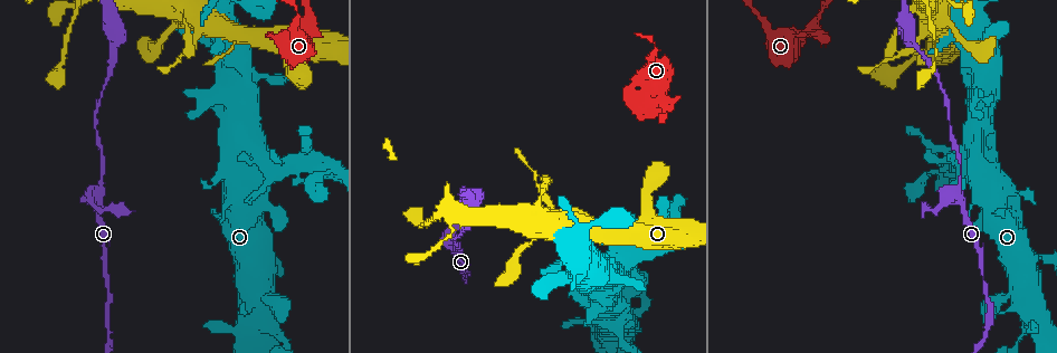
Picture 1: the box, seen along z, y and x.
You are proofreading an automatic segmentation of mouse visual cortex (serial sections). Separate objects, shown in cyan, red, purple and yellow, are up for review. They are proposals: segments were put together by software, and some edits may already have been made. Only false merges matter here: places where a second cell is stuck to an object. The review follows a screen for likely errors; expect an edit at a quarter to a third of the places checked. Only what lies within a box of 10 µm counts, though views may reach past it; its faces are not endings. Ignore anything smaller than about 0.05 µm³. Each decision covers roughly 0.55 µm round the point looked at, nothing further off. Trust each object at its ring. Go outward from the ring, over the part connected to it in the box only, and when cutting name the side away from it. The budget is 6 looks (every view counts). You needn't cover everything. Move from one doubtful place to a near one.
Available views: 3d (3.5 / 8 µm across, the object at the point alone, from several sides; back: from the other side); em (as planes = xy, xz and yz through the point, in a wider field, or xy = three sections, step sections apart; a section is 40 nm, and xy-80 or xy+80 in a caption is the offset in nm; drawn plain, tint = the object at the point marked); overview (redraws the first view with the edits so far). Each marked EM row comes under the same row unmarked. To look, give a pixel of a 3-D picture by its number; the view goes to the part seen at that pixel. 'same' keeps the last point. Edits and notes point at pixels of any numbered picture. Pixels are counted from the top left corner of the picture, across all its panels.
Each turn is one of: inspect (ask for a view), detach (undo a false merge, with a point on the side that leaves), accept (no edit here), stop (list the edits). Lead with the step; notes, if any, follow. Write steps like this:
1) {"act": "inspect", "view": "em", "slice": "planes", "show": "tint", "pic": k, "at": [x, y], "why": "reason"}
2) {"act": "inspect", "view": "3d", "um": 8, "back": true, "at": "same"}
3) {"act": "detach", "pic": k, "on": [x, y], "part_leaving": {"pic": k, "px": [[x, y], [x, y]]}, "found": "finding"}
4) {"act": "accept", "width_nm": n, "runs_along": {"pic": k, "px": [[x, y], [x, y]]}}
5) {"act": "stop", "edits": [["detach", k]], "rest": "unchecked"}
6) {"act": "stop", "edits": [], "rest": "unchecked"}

{"act": "inspect", "view": "3d", "um": 8, "pic": 1, "at": [814, 26], "why": "calibre changes"}

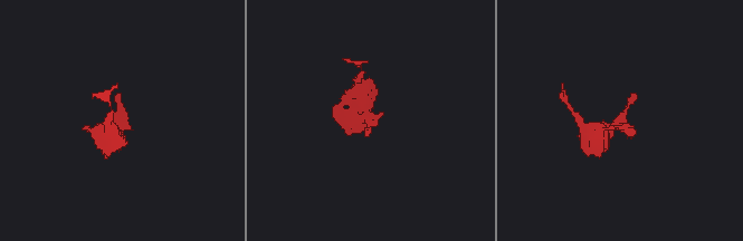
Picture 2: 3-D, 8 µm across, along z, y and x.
{"act": "inspect", "view": "3d", "um": 3.5, "at": "same"}

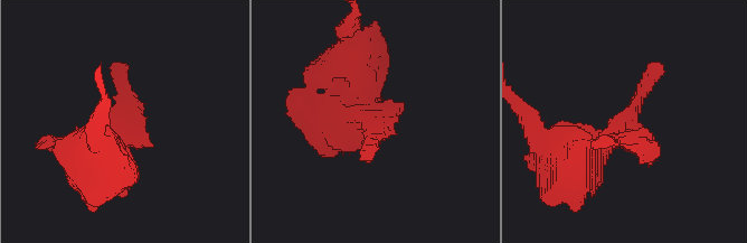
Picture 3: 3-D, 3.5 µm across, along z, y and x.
{"act": "inspect", "view": "em", "slice": "planes", "show": "tint", "pic": 3, "at": [627, 125]}

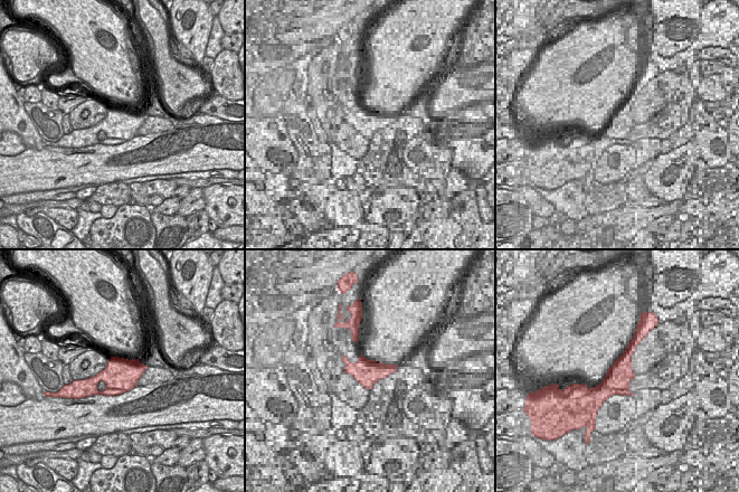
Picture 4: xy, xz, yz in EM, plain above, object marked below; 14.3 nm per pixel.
{"act": "detach", "pic": 3, "on": [362, 141], "found": "two cells meet here"}

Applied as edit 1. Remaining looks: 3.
{"act": "inspect", "view": "3d", "um": 3.5, "pic": 1, "at": [98, 201], "why": "abrupt turn"}

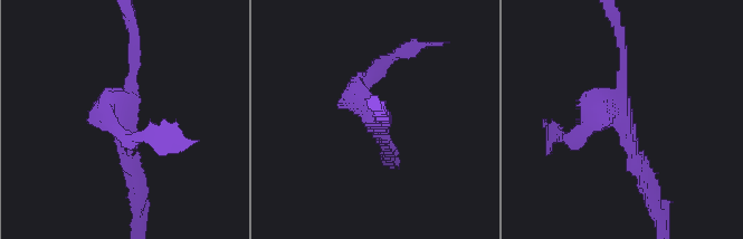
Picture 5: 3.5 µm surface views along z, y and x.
{"act": "inspect", "view": "em", "slice": "xy", "step": 2, "show": "tint", "pic": 5, "at": [372, 121]}

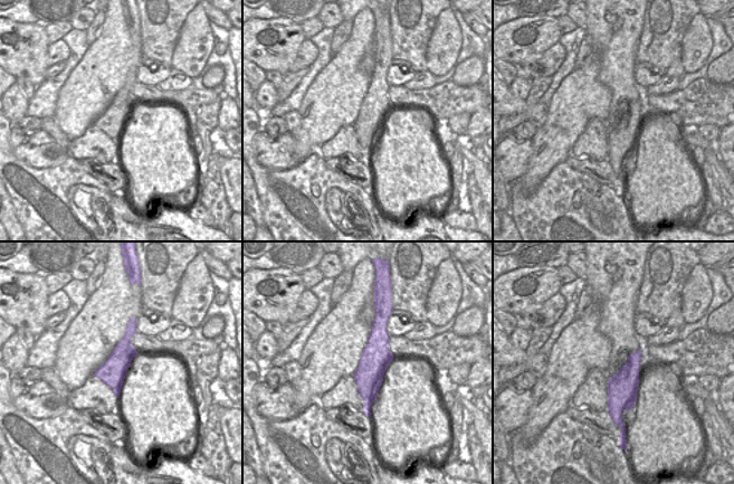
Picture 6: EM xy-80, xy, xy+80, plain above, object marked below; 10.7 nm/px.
{"act": "accept", "runs_along": {"pic": 6, "px": [[379, 320], [368, 413]]}, "found": "continuous, no second cell"}

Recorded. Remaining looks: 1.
{"act": "stop", "edits": [["detach", 3]], "rest": "unchecked"}

